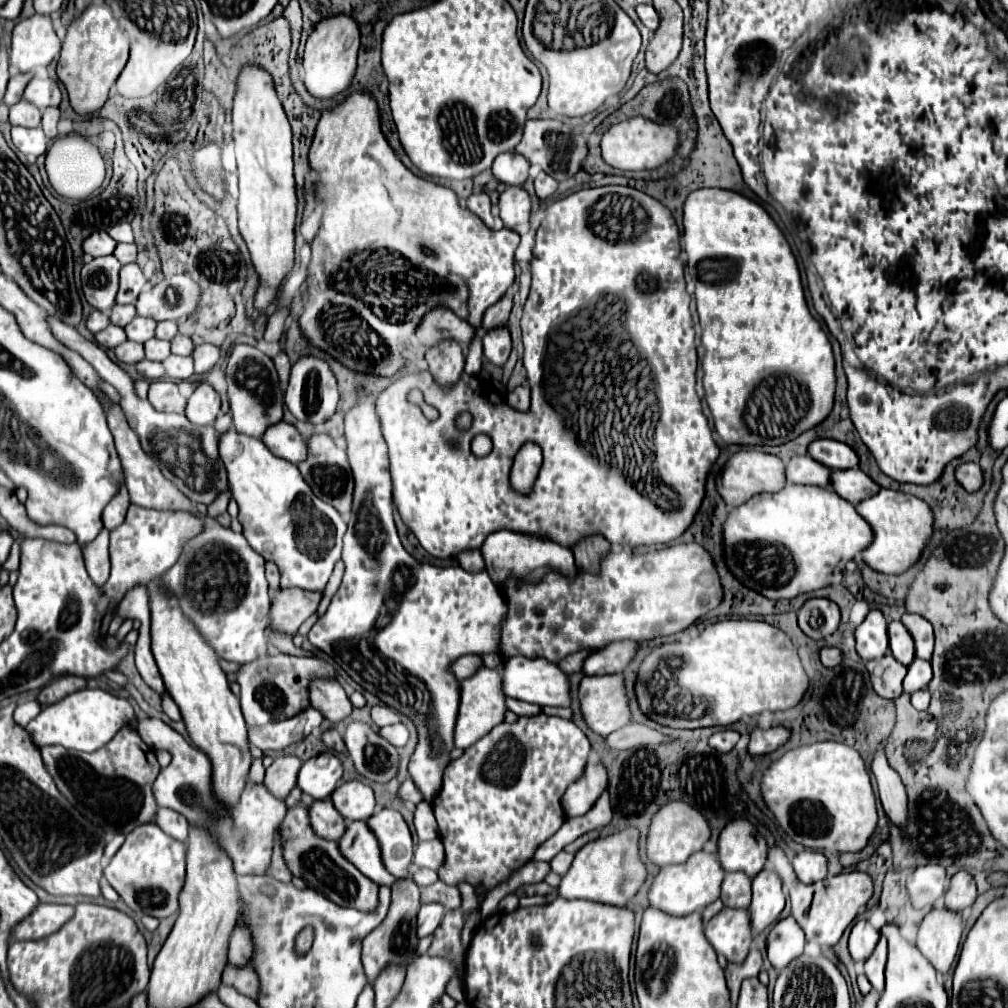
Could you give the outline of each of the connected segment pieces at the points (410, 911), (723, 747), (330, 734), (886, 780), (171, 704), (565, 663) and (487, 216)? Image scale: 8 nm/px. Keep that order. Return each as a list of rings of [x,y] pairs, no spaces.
[[[395,881],[393,887],[393,905],[385,917],[385,921],[373,929],[373,933],[369,933],[369,937],[365,937],[363,941],[363,967],[365,967],[365,975],[367,975],[367,983],[375,983],[375,979],[379,977],[379,973],[387,967],[387,965],[409,965],[409,957],[417,957],[417,945],[419,945],[419,937],[417,937],[417,913],[421,907],[419,901],[419,887],[411,881]]]
[[[733,729],[717,731],[717,733],[713,733],[713,735],[709,737],[709,745],[711,745],[713,749],[717,749],[719,753],[729,753],[729,751],[735,747],[737,741],[739,741],[739,733],[733,731]]]
[[[331,727],[331,729],[327,729],[323,735],[321,735],[321,739],[323,739],[323,743],[329,747],[329,749],[335,749],[337,753],[343,753],[345,751],[345,745],[343,745],[343,741],[341,741],[341,735]]]
[[[877,745],[877,751],[875,751],[873,763],[871,763],[871,771],[877,779],[879,797],[881,797],[887,817],[895,825],[903,825],[905,817],[907,817],[907,793],[905,793],[905,787],[903,787],[899,775],[889,767],[883,745]]]
[[[169,693],[163,695],[163,711],[165,711],[165,715],[169,715],[173,721],[181,721],[181,711],[179,711],[179,707],[175,705],[175,701],[169,697]]]
[[[581,651],[581,653],[575,653],[575,655],[565,657],[565,659],[559,663],[559,669],[561,669],[565,675],[579,673],[579,671],[581,671],[581,663],[583,663],[583,659],[585,659],[589,653],[591,653],[591,651]]]
[[[477,193],[467,199],[467,209],[475,213],[487,227],[493,227],[493,215],[491,215],[491,201],[487,193]]]

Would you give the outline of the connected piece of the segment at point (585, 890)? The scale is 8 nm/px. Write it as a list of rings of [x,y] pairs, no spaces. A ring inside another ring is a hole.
[[[625,829],[603,839],[595,839],[575,853],[569,871],[561,877],[559,895],[565,899],[587,899],[605,905],[625,907],[645,881],[645,865],[637,853],[637,829]]]

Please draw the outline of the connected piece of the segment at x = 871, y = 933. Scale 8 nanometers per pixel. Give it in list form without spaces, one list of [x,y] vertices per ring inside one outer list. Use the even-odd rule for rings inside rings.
[[[867,919],[857,921],[851,929],[851,935],[849,935],[849,953],[851,953],[851,957],[855,961],[865,961],[873,953],[879,937],[881,937],[881,931],[875,929]]]

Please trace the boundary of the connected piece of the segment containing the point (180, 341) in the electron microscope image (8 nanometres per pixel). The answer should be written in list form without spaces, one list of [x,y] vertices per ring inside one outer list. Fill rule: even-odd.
[[[177,335],[171,343],[173,343],[173,353],[175,355],[191,355],[193,349],[195,349],[195,343],[185,335]]]

